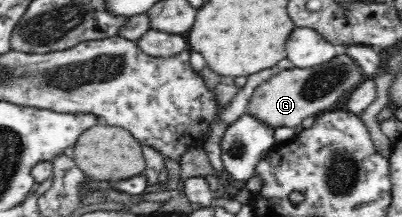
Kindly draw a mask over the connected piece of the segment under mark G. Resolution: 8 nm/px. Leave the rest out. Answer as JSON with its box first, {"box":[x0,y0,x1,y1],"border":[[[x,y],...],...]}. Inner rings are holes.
{"box":[246,53,365,129],"border":[[[340,53],[331,63],[311,69],[283,70],[269,81],[261,83],[248,100],[246,114],[272,129],[298,127],[306,117],[332,110],[336,101],[342,101],[365,80],[362,69],[347,55]]]}

